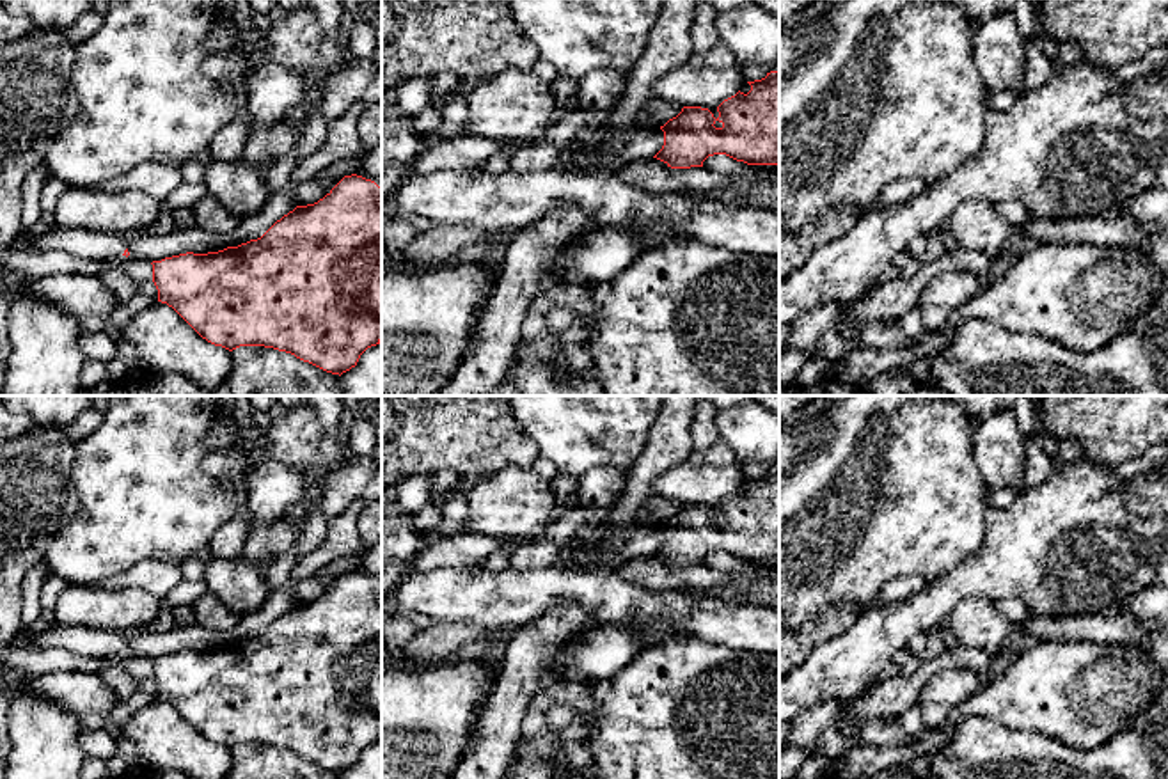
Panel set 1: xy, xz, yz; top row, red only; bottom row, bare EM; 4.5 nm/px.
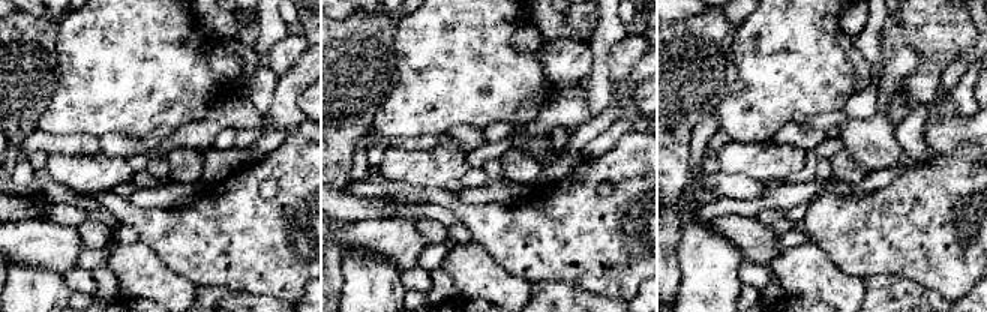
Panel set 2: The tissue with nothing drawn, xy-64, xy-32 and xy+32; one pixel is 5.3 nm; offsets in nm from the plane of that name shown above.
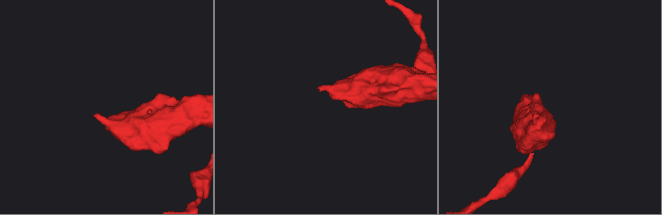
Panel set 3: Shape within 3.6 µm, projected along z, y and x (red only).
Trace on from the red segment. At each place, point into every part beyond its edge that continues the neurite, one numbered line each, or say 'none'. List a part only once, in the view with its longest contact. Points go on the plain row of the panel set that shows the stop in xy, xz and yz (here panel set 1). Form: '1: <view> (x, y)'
1: xy (86, 641)

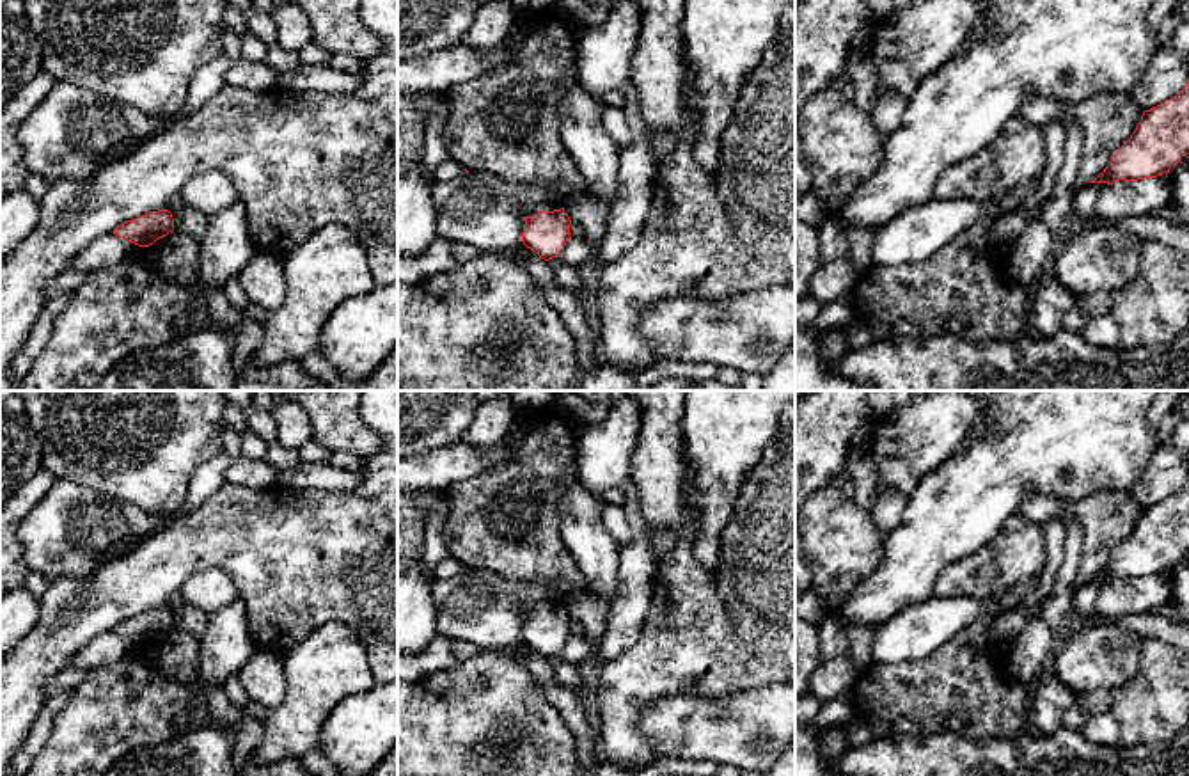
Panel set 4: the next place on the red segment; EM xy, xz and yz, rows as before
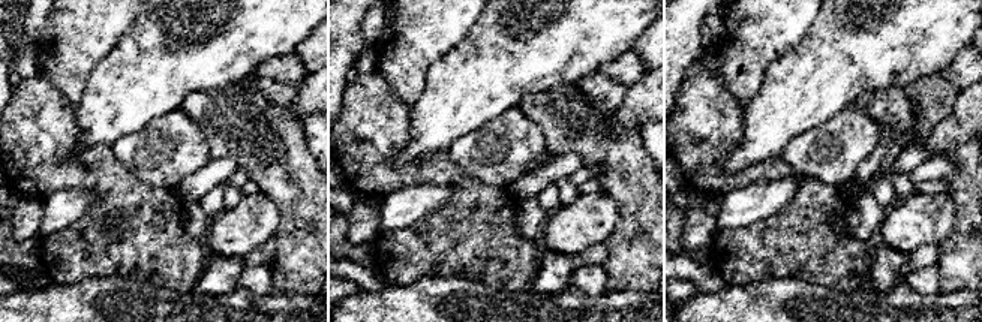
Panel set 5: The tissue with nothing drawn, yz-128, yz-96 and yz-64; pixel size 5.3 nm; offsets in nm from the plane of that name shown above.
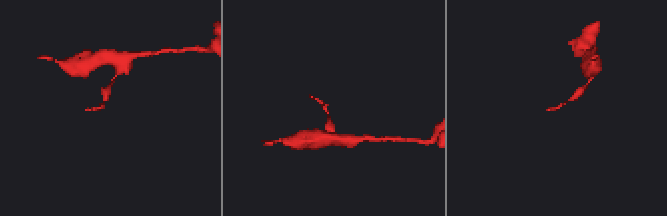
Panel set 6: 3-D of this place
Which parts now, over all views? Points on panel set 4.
none

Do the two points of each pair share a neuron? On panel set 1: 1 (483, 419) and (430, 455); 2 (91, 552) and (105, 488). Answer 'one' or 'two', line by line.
1: one
2: one

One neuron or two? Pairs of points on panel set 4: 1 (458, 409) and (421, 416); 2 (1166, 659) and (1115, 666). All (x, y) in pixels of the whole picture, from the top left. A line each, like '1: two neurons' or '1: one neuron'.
1: one neuron
2: two neurons

